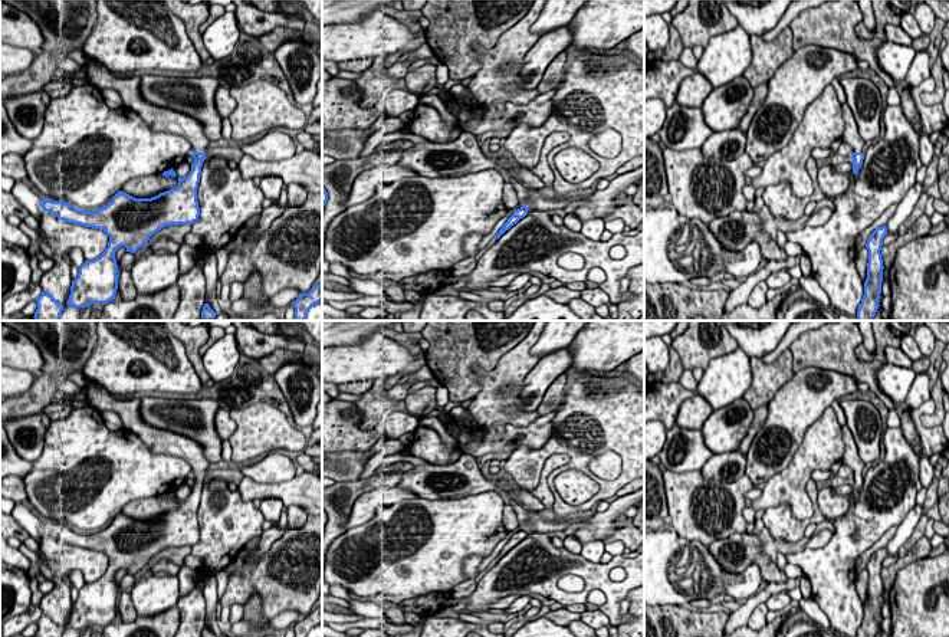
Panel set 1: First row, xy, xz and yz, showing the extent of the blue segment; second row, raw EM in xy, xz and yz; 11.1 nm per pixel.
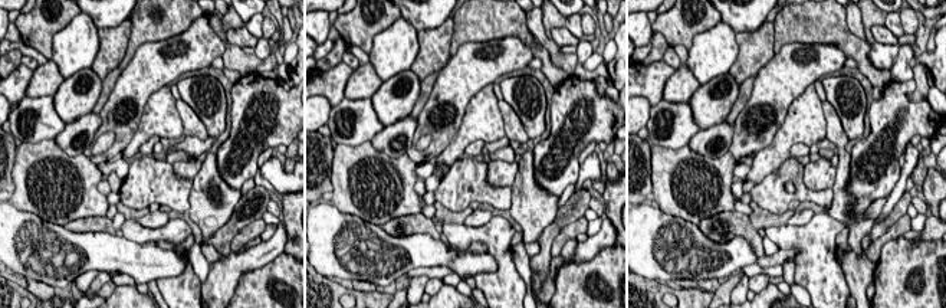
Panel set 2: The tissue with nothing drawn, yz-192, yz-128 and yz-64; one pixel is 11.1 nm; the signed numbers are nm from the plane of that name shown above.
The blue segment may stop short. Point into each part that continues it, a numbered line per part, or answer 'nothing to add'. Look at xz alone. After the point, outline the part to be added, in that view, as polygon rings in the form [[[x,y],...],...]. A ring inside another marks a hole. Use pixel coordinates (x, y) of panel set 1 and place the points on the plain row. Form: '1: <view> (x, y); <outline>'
nothing to add

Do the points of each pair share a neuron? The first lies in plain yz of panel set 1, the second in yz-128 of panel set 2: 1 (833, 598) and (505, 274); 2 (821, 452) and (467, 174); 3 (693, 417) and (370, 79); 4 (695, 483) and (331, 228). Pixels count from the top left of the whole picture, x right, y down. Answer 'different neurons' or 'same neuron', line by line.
1: same neuron
2: different neurons
3: same neuron
4: different neurons

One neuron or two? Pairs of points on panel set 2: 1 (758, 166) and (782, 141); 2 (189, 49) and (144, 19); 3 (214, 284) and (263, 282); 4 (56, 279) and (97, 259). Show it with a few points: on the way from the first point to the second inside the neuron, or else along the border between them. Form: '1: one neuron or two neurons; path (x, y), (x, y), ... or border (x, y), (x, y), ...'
1: one neuron; path (764, 161), (778, 147)
2: two neurons; border (199, 17), (183, 32), (138, 48)
3: two neurons; border (266, 265), (245, 272), (233, 292)
4: one neuron; path (66, 269), (76, 259), (86, 259)

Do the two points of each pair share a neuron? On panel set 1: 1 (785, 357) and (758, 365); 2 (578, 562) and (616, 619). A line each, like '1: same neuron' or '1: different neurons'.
1: same neuron
2: same neuron

